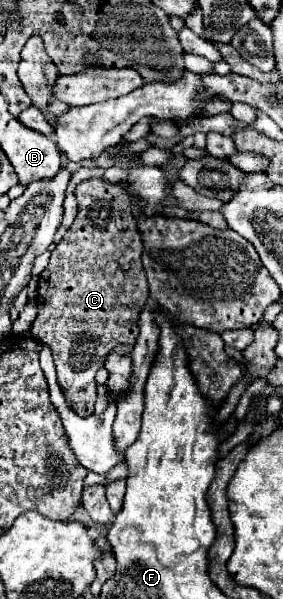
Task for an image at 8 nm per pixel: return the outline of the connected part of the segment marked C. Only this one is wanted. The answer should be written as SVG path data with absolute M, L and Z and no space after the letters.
M98 176L98 178L88 178L84 182L78 184L76 188L76 200L78 200L78 214L76 214L76 220L72 224L72 228L66 232L66 236L62 238L60 244L56 244L56 250L50 254L50 262L46 266L46 270L40 274L40 280L38 280L38 316L32 324L32 338L36 338L40 344L48 346L52 356L54 356L54 366L56 366L56 376L58 376L58 384L66 396L66 402L70 404L70 408L78 414L78 416L90 416L94 414L94 402L96 402L96 370L100 366L104 366L104 360L108 356L108 352L114 348L114 346L120 346L120 344L134 344L136 338L138 338L138 316L144 308L144 304L148 302L148 282L146 282L146 274L144 274L144 268L142 268L142 260L140 260L140 254L142 254L142 238L136 230L136 220L132 216L132 210L130 210L130 196L126 192L126 188L120 184L120 182L108 182L106 178Z

